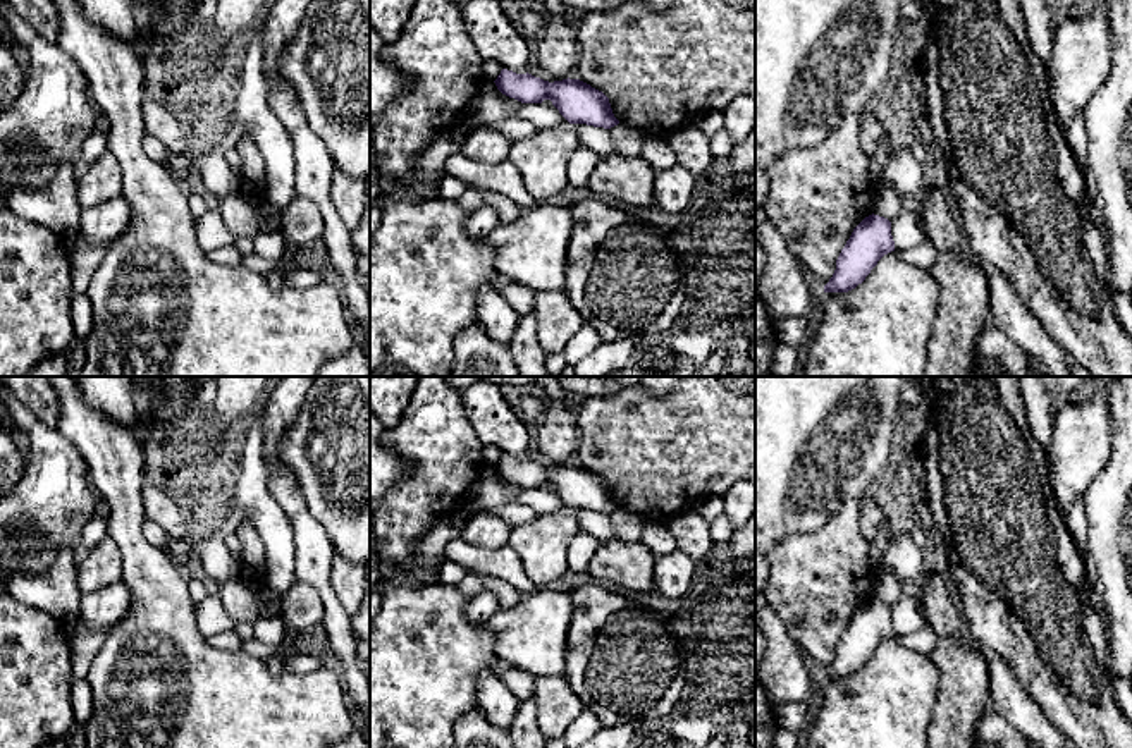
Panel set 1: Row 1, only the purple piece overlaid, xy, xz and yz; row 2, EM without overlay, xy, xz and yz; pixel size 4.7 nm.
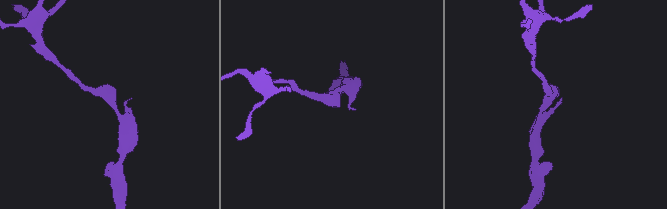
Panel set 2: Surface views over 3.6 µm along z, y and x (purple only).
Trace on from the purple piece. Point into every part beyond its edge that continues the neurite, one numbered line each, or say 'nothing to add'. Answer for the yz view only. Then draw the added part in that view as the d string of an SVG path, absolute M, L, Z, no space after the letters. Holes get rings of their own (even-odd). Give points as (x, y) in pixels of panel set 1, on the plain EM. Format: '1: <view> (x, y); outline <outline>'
nothing to add

